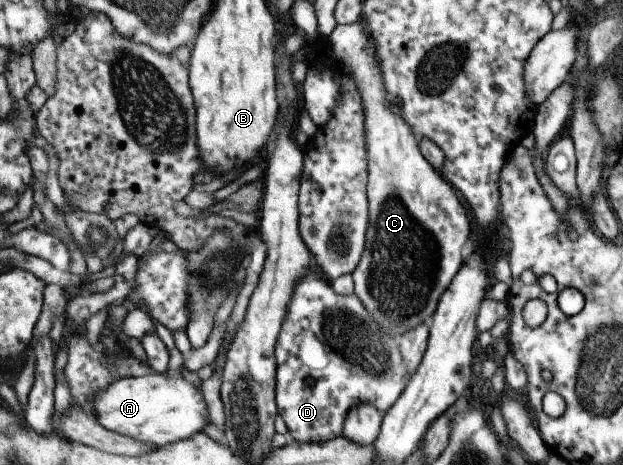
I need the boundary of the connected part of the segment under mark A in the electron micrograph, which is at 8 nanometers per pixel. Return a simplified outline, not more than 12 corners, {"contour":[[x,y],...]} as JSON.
{"contour":[[154,372],[91,400],[106,429],[157,447],[208,424],[202,390]]}

